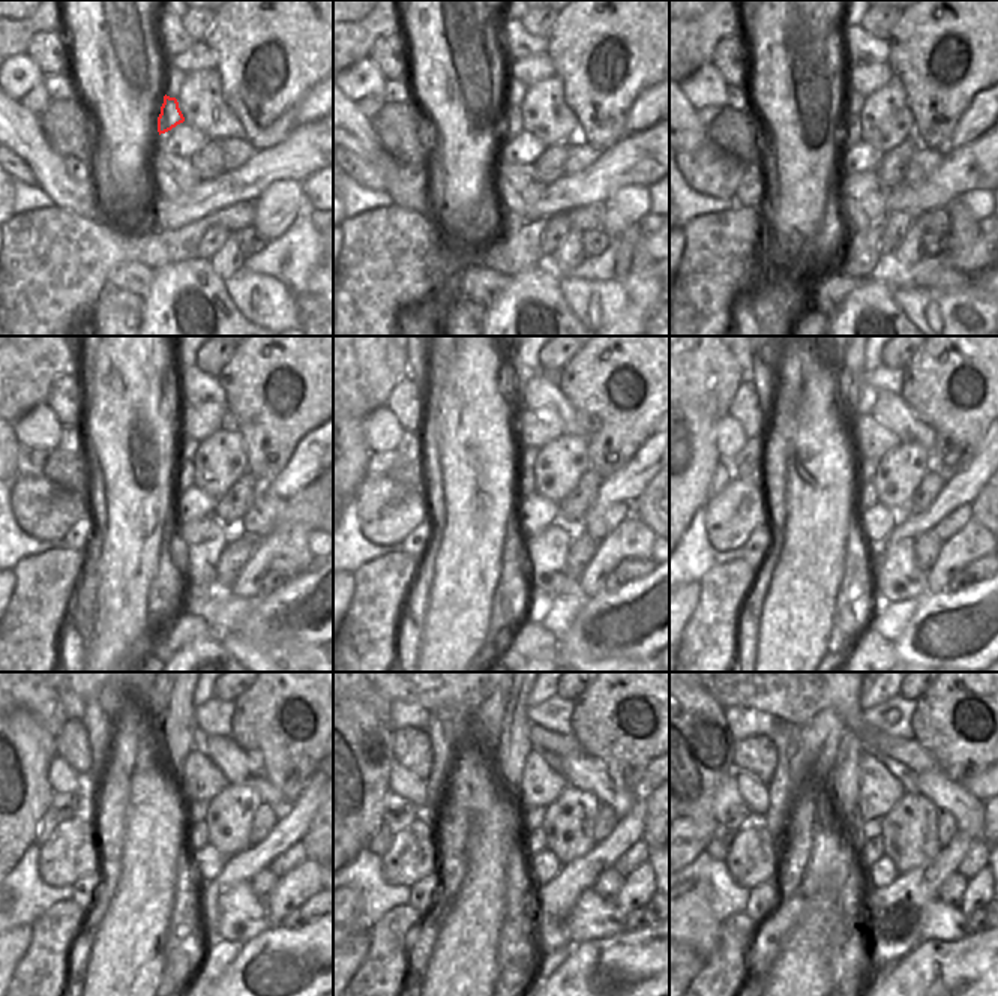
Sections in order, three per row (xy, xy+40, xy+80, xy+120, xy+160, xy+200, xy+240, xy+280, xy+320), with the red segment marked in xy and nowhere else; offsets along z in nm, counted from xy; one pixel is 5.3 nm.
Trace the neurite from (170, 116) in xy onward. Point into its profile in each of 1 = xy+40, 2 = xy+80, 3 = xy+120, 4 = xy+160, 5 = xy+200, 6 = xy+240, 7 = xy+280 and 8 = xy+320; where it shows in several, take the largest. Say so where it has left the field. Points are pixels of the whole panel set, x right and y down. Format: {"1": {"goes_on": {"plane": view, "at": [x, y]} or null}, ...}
{"1": {"goes_on": {"plane": "xy+40", "at": [512, 125]}}, "2": {"goes_on": {"plane": "xy+80", "at": [854, 101]}}, "3": {"goes_on": {"plane": "xy+120", "at": [185, 479]}}, "4": {"goes_on": {"plane": "xy+160", "at": [526, 486]}}, "5": {"goes_on": {"plane": "xy+200", "at": [866, 497]}}, "6": {"goes_on": {"plane": "xy+240", "at": [195, 836]}}, "7": {"goes_on": {"plane": "xy+280", "at": [536, 845]}}, "8": {"goes_on": {"plane": "xy+320", "at": [872, 851]}}}

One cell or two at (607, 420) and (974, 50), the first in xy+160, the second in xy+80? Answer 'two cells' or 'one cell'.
one cell

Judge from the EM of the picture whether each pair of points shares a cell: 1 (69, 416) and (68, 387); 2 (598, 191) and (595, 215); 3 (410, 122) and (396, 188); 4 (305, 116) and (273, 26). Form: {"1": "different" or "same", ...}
{"1": "same", "2": "different", "3": "different", "4": "different"}

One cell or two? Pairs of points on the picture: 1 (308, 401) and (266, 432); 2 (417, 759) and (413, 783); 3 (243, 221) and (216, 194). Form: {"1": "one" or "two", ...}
{"1": "one", "2": "two", "3": "two"}

